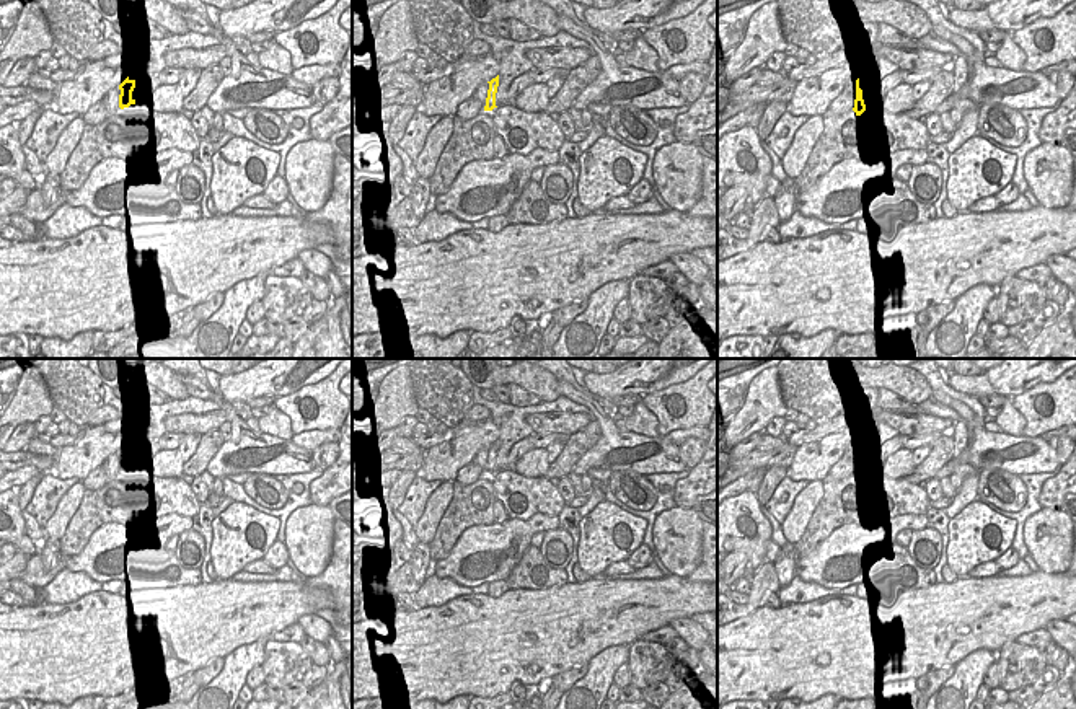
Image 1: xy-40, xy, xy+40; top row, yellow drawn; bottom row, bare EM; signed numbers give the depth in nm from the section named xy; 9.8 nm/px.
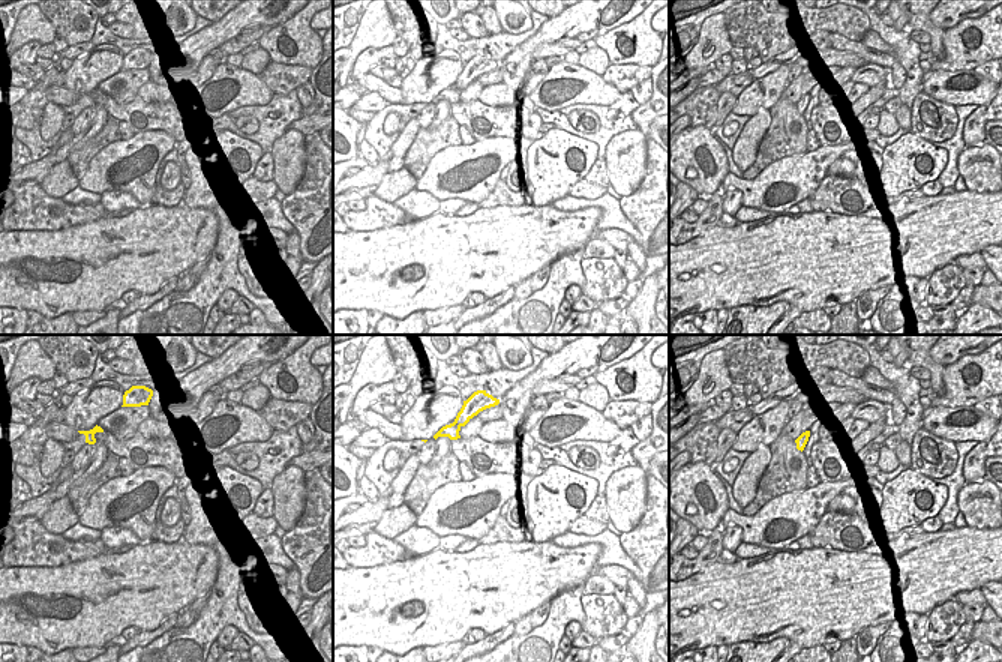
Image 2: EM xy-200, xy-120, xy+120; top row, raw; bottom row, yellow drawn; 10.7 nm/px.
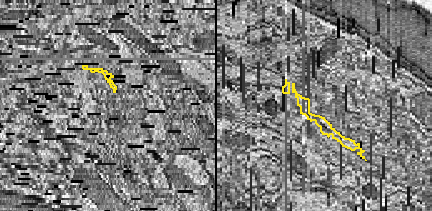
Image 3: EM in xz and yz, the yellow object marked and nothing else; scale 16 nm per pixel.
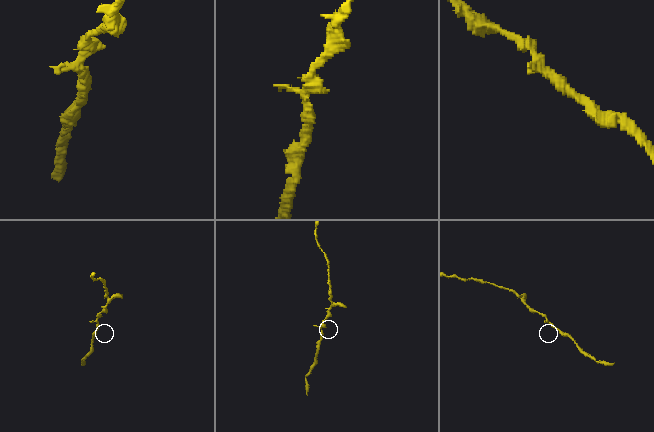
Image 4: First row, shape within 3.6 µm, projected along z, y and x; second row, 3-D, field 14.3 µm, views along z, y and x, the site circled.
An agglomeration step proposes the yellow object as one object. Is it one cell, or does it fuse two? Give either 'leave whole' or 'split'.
leave whole

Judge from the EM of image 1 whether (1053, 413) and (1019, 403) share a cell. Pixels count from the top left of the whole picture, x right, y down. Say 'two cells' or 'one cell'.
one cell

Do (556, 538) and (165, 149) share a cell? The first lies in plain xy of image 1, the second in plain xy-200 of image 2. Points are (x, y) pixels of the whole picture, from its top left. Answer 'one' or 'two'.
two

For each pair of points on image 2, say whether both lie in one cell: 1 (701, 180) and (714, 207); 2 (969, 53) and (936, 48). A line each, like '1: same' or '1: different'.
1: different
2: different

